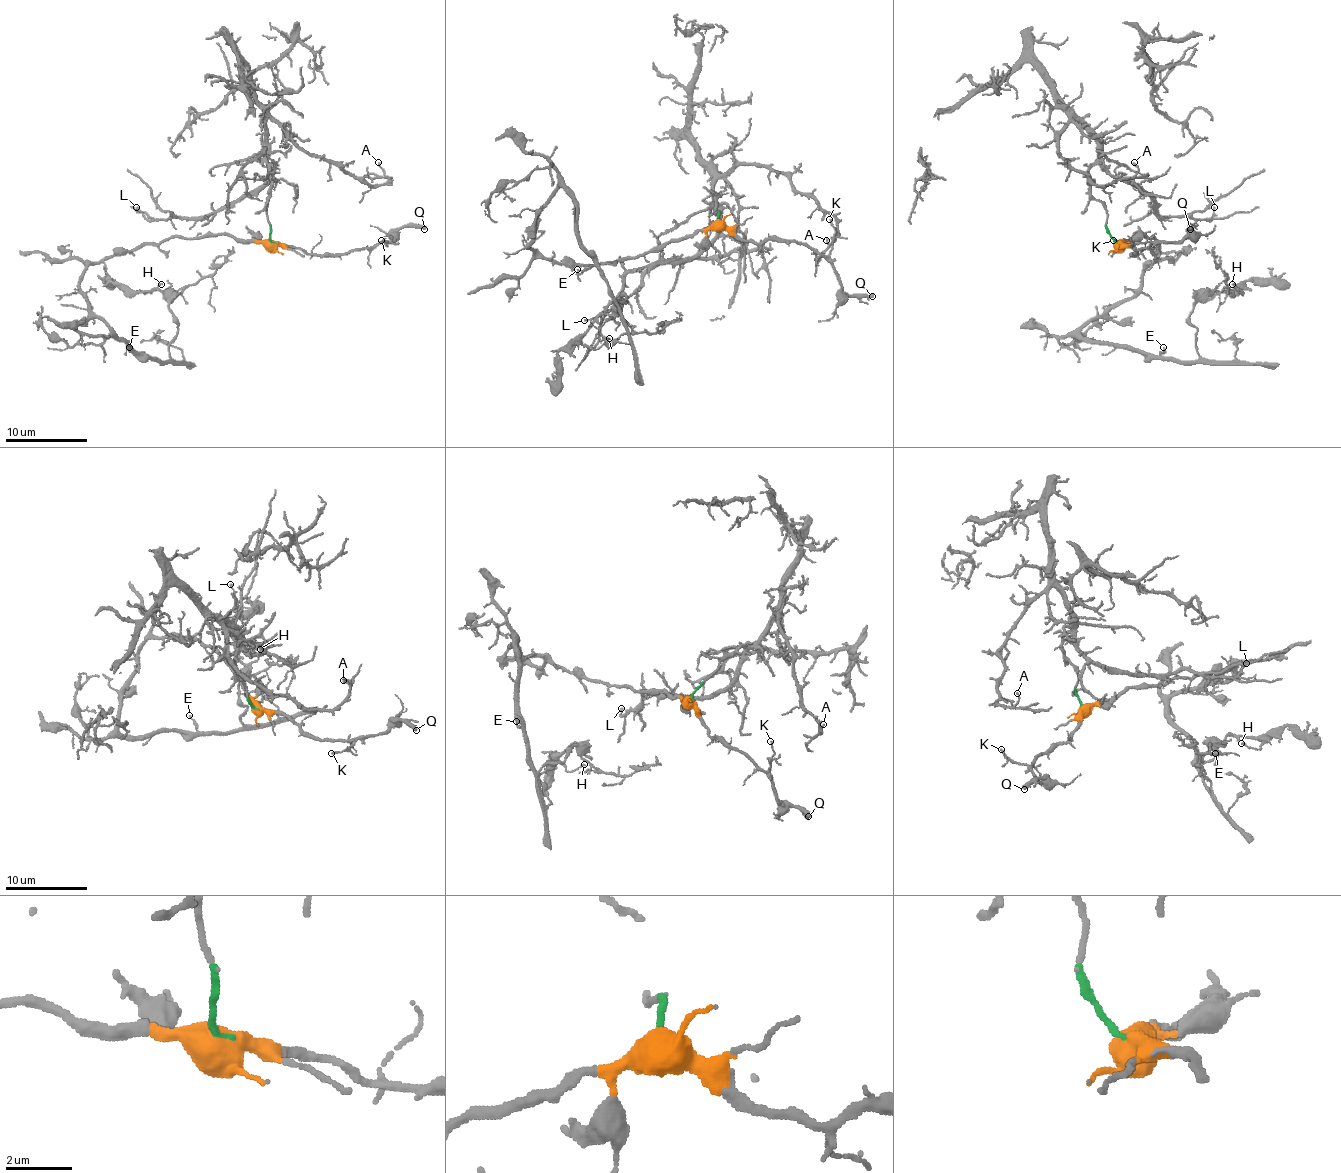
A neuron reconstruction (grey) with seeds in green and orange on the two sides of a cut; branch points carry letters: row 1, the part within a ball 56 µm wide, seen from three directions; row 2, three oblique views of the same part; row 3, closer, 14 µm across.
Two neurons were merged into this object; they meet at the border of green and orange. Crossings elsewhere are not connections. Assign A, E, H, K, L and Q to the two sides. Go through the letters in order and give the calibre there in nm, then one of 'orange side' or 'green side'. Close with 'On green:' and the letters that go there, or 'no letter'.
A: calibre 140 nm; green side
E: calibre 140 nm; orange side
H: calibre 100 nm; orange side
K: calibre 180 nm; orange side
L: calibre 160 nm; green side
Q: calibre 400 nm; orange side
On green: A, L

